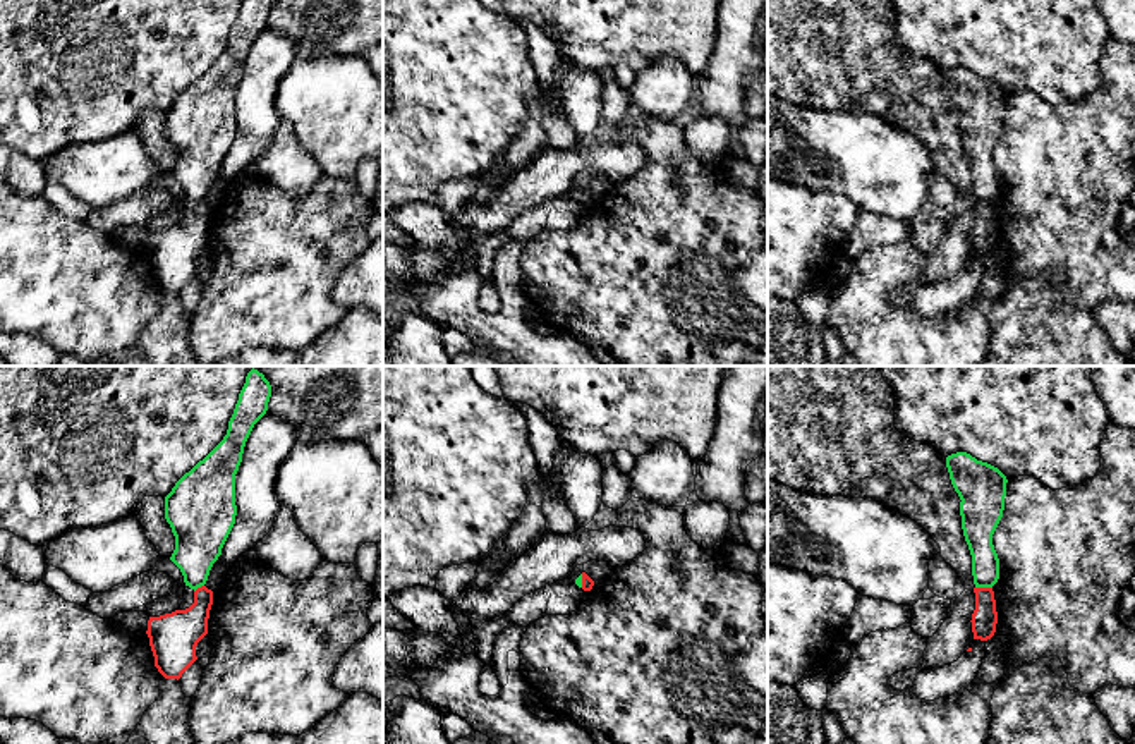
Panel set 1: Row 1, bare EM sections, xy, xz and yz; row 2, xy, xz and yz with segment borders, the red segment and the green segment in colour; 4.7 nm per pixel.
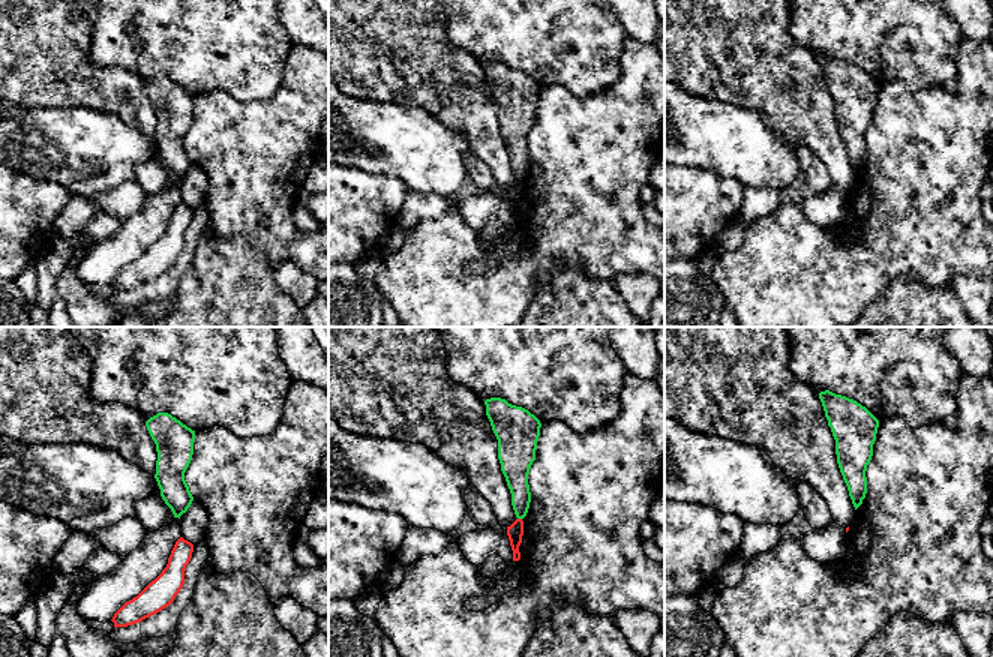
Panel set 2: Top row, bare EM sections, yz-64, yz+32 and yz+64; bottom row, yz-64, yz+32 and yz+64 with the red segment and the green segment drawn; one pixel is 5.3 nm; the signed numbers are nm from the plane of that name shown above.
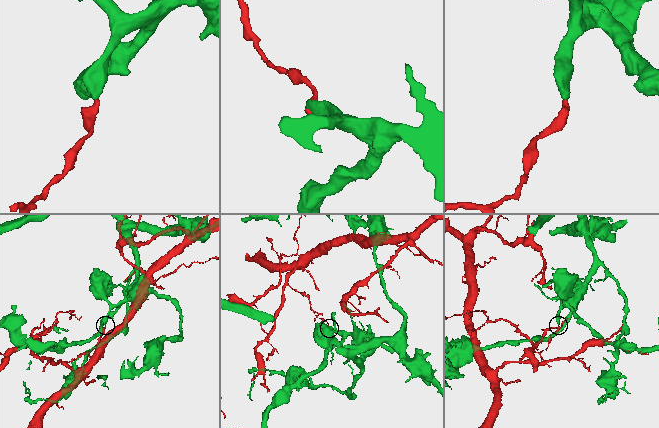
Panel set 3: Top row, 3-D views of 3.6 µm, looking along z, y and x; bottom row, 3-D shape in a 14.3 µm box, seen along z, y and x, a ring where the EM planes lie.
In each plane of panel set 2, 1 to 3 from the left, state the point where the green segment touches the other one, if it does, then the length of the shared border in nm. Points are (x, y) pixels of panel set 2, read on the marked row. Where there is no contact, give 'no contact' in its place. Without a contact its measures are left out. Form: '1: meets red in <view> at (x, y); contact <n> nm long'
1: no contact
2: meets red in yz+32 at (519, 519); contact 30 nm long
3: no contact

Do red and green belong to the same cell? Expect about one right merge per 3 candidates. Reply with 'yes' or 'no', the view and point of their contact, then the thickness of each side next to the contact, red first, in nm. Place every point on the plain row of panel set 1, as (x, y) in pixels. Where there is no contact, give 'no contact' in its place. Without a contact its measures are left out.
no; contact yz (984, 203); calibres 120 and 130 nm

